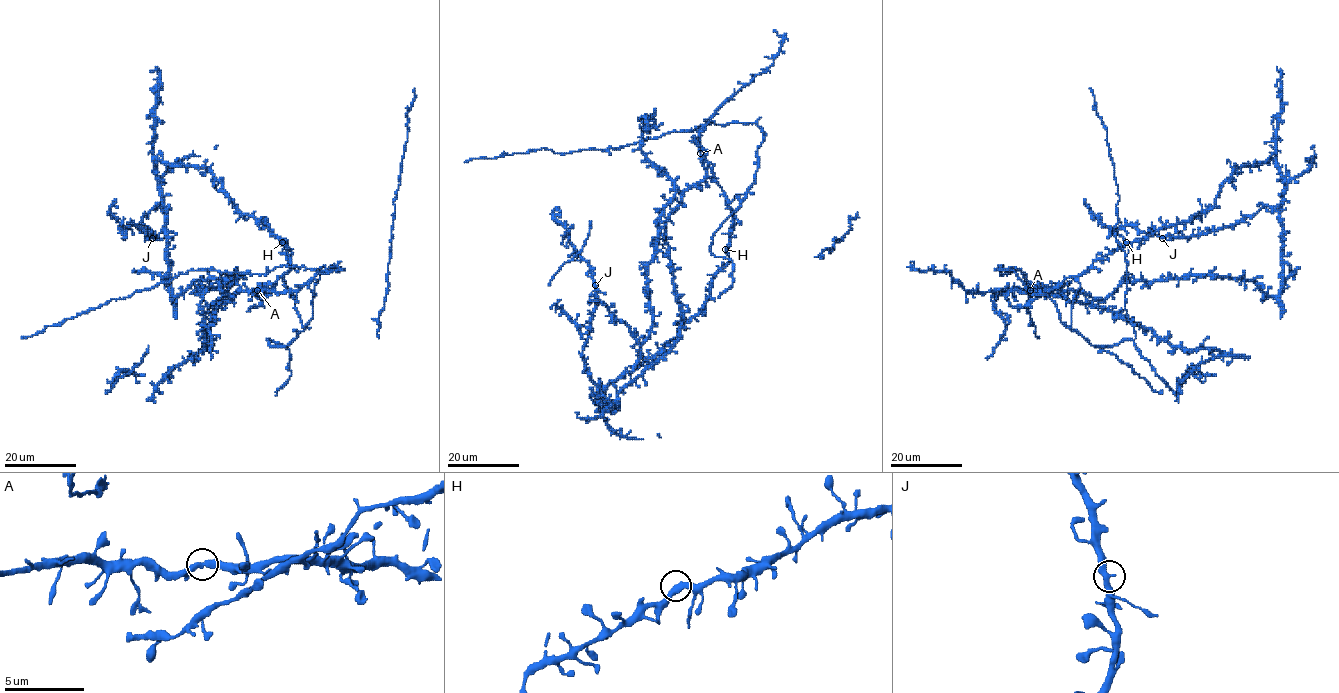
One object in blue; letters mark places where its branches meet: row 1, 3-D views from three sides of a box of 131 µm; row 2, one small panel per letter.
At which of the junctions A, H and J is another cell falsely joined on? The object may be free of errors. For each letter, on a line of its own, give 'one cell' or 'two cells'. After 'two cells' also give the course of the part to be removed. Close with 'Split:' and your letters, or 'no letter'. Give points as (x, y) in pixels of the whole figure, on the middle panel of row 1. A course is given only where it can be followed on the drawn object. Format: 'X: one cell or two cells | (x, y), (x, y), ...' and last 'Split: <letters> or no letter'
A: one cell
H: one cell
J: one cell
Split: no letter

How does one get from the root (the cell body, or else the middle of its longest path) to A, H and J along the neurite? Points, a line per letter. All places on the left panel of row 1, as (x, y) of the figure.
A: (290, 255), (291, 267), (274, 285), (257, 290)
H: (290, 255), (282, 242)
J: (290, 255), (285, 239), (242, 215), (207, 169), (157, 159), (164, 204), (140, 223), (152, 238)

